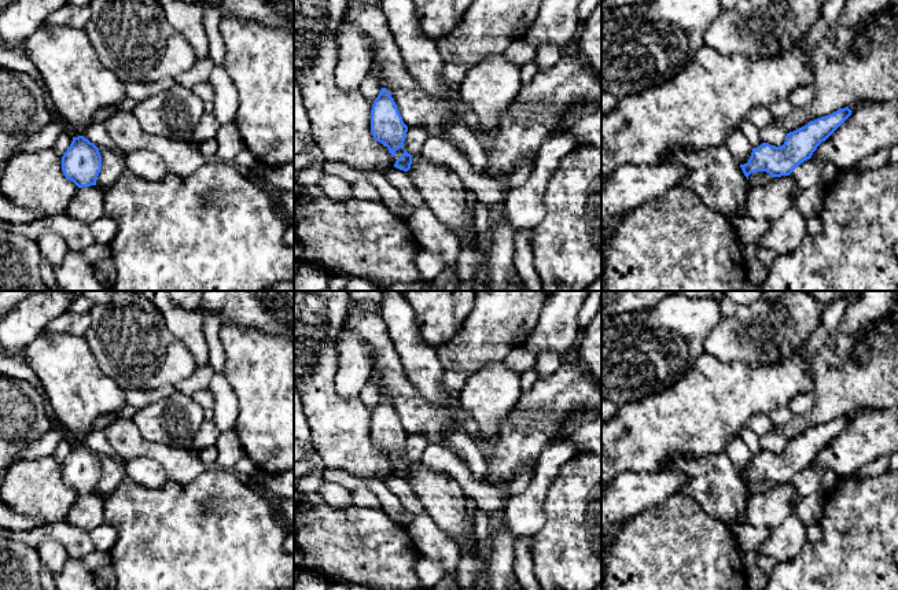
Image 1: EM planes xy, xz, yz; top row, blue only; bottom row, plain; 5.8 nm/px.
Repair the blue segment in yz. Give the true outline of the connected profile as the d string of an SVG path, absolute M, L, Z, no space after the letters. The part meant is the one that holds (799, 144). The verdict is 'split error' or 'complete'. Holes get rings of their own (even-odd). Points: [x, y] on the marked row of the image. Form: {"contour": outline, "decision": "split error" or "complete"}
{"contour": "M840 108L829 115L810 121L807 125L787 133L783 145L762 143L752 148L747 163L740 165L748 180L751 173L766 172L772 177L790 176L796 166L810 159L817 147L825 141L850 115L851 110Z", "decision": "complete"}

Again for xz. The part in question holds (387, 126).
{"contour": "M382 88L371 110L371 133L373 139L384 144L391 154L402 148L408 132L394 99L386 88Z", "decision": "complete"}

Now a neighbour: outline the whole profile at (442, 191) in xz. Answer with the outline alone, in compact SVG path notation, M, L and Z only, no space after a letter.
M417 154L412 156L406 173L420 192L424 206L459 239L475 226L475 217L465 203L465 185L450 167L433 163Z

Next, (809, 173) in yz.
M807 159L794 169L791 176L796 182L796 195L799 196L805 189L821 182L822 170L828 162L824 159Z

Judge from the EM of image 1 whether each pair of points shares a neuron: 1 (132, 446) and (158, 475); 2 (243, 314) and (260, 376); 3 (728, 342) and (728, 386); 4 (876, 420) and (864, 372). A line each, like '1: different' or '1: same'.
1: different
2: different
3: different
4: different

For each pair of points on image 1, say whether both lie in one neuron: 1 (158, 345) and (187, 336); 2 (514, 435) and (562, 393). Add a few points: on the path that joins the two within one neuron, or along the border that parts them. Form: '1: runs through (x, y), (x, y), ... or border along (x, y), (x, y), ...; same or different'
1: border along (159, 313), (165, 327), (187, 349), (197, 365); different
2: runs through (526, 430), (549, 405); same

